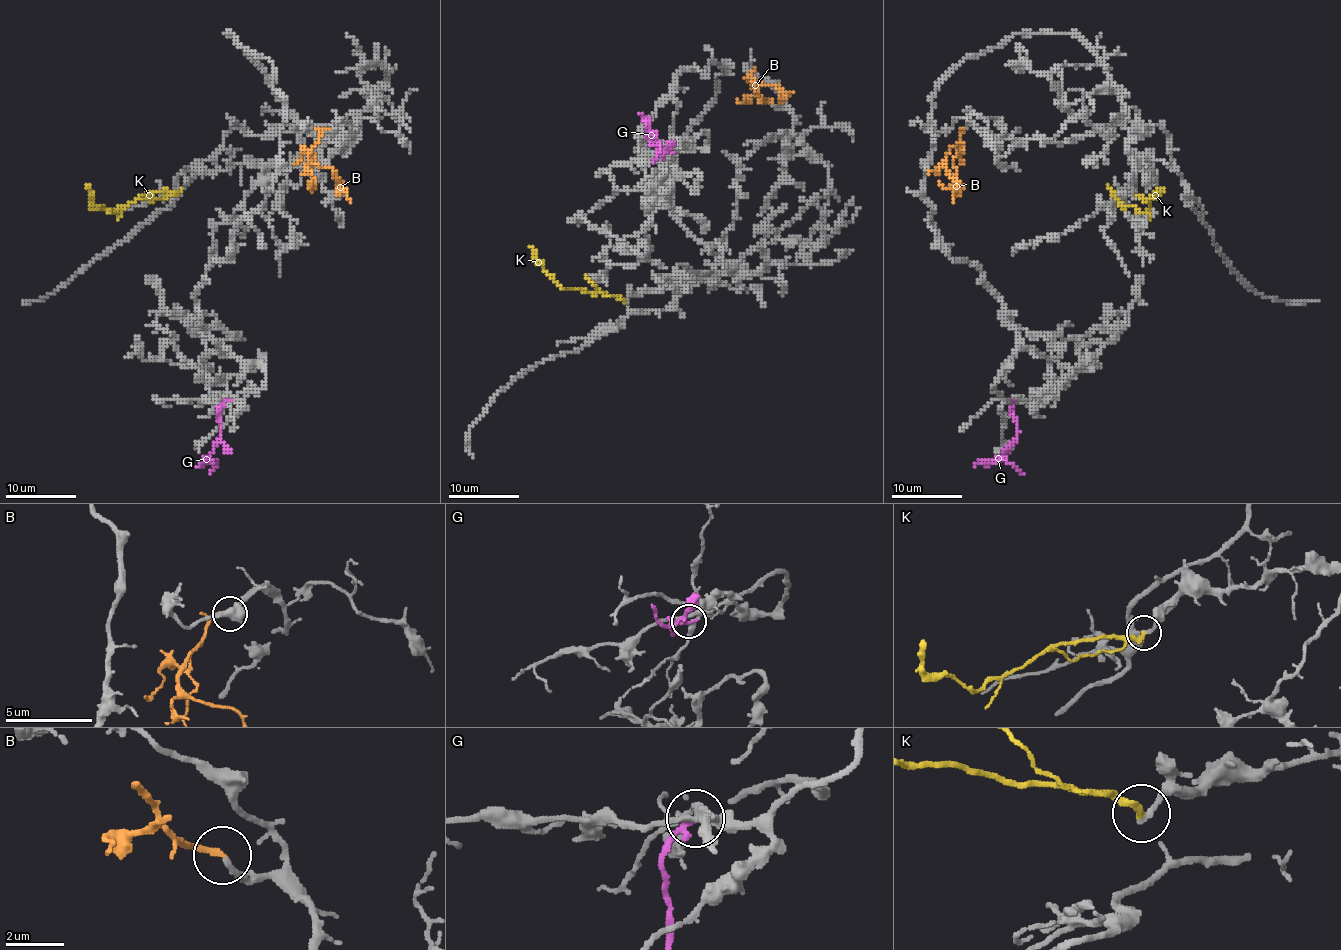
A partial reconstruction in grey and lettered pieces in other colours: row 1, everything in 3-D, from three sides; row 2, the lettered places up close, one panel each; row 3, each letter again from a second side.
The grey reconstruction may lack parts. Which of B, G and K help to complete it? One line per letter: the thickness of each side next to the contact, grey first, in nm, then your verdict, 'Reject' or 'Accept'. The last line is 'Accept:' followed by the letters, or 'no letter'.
B: Thickness 200 nm (grey) against 200 nm. Accept
G: Thickness 240 nm (grey) against 240 nm. Reject
K: Thickness 240 nm (grey) against 280 nm. Reject
Accept: B

